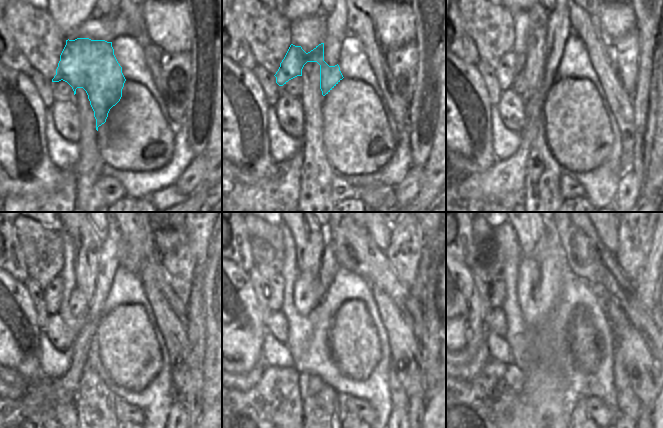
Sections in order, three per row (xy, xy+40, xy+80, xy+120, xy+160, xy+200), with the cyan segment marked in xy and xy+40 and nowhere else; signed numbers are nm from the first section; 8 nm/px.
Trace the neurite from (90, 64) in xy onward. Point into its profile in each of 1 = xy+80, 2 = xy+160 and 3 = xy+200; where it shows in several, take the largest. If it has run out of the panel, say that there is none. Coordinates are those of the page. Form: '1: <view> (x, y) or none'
1: xy+80 (507, 67)
2: xy+160 (276, 282)
3: xy+200 (496, 283)

